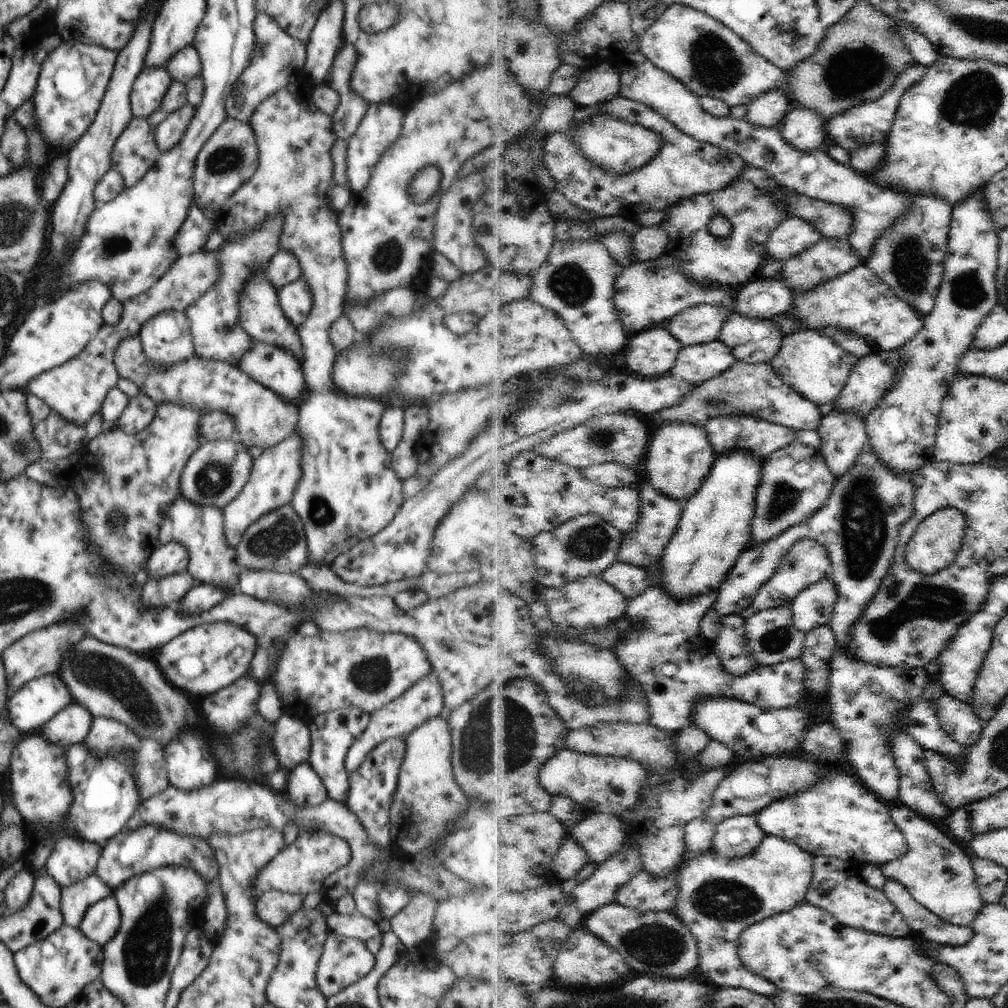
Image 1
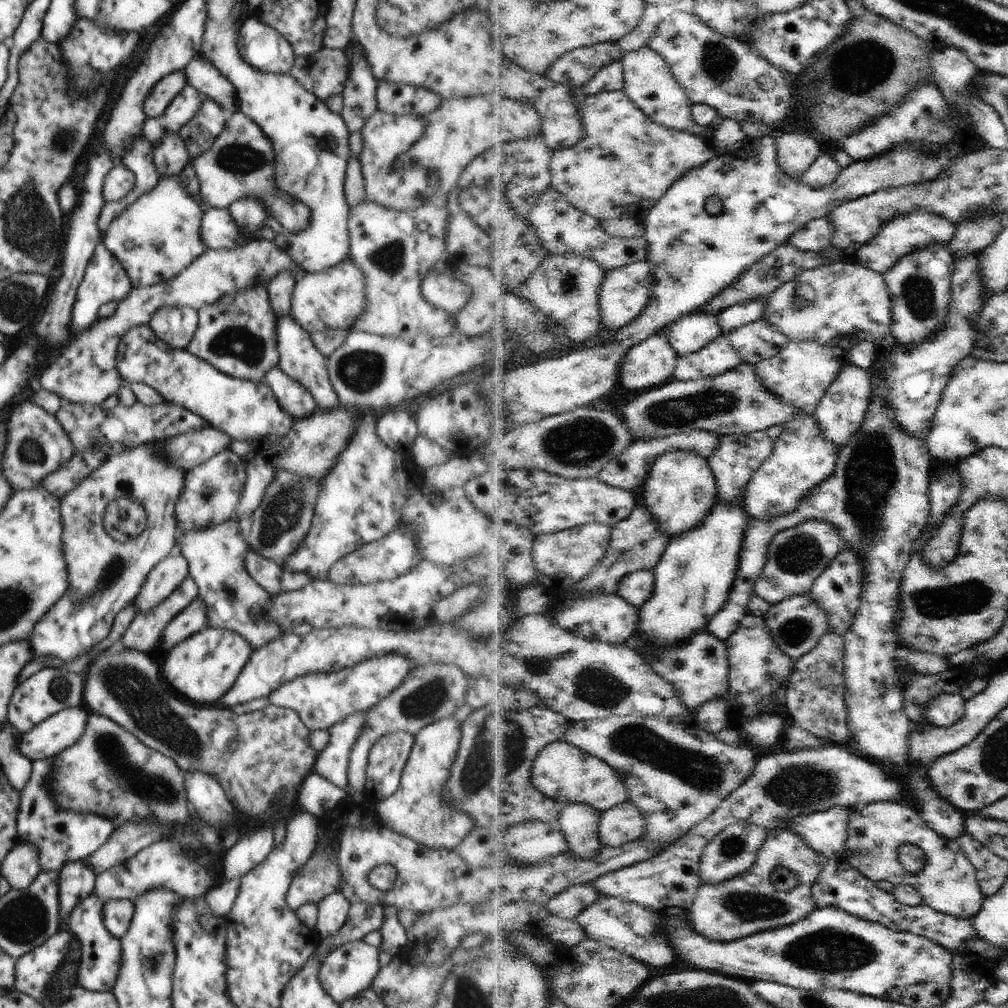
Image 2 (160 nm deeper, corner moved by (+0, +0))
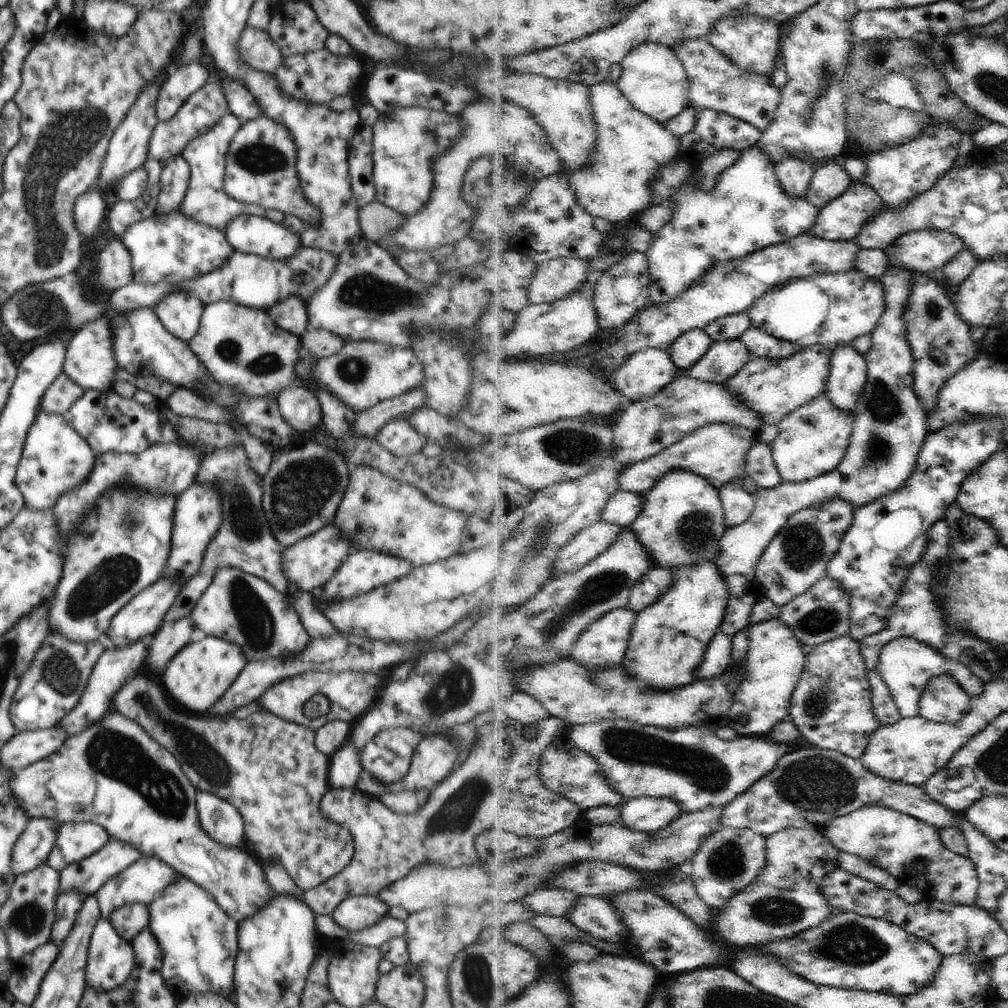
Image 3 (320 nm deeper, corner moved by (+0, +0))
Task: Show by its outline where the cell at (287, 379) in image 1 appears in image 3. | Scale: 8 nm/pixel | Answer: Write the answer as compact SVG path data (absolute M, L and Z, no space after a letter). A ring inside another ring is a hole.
M299 384L285 388L278 396L280 414L296 432L310 432L320 426L322 410L317 396Z

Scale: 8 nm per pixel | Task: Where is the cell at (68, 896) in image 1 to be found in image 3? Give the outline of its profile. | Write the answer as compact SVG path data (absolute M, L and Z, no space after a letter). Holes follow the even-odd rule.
M102 918L97 920L96 926L93 928L87 953L86 987L95 988L97 991L112 992L126 984L136 964L133 946L116 932L110 921Z

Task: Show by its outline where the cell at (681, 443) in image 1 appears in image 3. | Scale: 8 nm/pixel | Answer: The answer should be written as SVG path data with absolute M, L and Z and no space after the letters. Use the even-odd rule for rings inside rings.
M680 469L665 476L646 496L645 509L632 525L639 539L655 558L657 566L679 569L716 561L723 551L723 538L730 528L721 490L706 477Z

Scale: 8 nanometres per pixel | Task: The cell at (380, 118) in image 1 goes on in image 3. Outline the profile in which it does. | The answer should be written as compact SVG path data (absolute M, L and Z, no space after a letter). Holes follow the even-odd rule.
M402 108L392 116L379 116L373 132L373 183L376 198L401 215L416 214L428 201L435 176L433 160L460 136L460 118L426 108Z

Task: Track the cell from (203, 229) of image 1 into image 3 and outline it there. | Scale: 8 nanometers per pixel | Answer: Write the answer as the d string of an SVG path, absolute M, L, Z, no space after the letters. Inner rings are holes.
M262 215L235 218L224 234L236 251L272 260L286 261L302 248L298 234Z

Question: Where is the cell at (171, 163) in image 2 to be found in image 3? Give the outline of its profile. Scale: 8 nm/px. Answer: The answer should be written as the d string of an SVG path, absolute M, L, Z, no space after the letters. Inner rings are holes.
M182 155L168 157L161 164L161 189L157 202L157 214L166 215L178 211L183 203L191 179L188 162Z

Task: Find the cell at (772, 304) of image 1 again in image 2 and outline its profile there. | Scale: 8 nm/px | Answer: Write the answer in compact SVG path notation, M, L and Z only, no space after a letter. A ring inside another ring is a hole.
M769 298L758 299L747 305L736 305L721 312L719 320L722 321L723 334L730 336L736 329L752 324L763 318Z

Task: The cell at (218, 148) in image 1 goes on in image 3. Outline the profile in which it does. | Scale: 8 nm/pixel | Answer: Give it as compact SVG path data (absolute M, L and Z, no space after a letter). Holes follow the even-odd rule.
M260 117L243 123L225 156L225 192L236 200L276 208L316 226L320 211L304 198L297 173L297 144L293 134L275 120Z

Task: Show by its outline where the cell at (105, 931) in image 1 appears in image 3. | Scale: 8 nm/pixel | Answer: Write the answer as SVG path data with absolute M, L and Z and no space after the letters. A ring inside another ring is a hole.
M144 903L124 905L112 913L109 921L116 932L130 943L137 934L149 928L149 908Z

